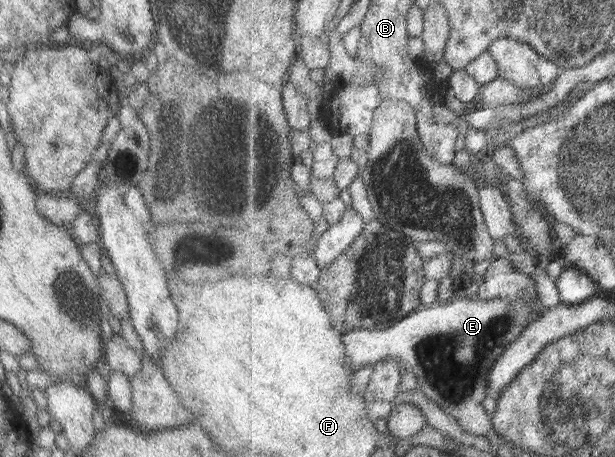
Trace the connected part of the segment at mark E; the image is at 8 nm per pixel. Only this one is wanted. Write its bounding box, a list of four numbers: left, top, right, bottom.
[343,296,535,436]

